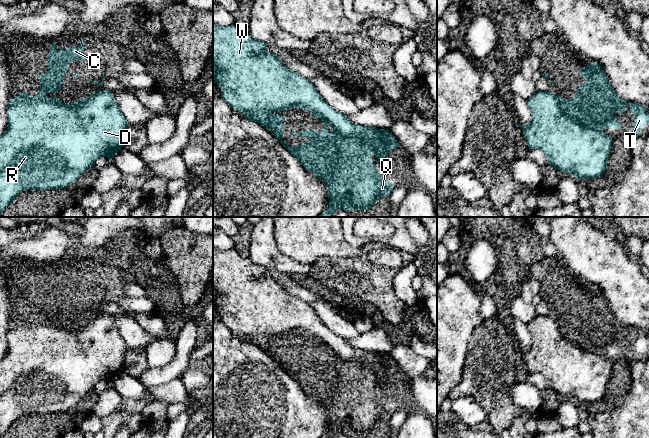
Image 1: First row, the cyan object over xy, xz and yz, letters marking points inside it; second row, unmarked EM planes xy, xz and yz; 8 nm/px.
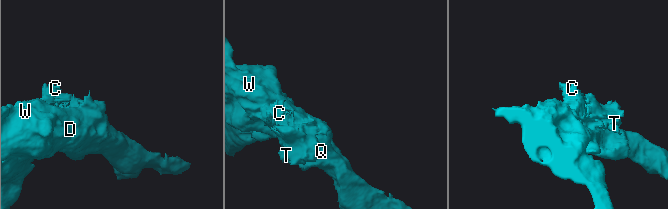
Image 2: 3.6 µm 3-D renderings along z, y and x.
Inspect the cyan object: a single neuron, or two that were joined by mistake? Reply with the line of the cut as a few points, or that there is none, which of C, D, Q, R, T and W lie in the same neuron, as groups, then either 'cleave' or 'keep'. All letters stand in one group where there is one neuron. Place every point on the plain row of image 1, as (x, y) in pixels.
cut in xz along (324, 345), (327, 345), (341, 358), (367, 365), (375, 377); C Q T / D R W; cleave

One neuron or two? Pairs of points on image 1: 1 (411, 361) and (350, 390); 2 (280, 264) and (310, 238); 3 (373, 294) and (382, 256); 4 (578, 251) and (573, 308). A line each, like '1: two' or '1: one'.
1: two
2: two
3: two
4: two

